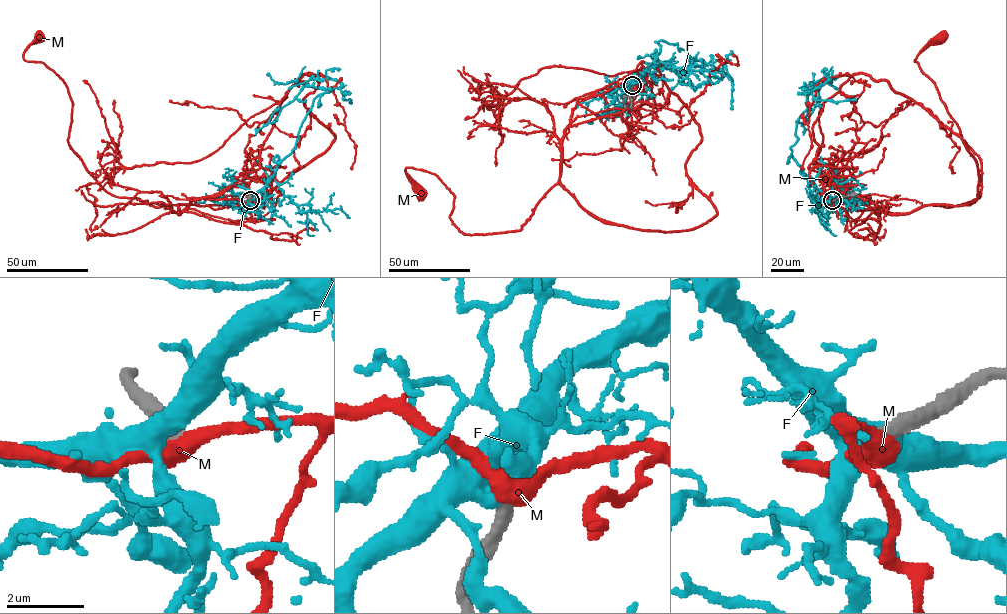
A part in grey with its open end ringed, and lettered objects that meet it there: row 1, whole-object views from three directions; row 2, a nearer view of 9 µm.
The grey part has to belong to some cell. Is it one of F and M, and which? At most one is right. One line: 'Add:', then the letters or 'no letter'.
Add: no letter

